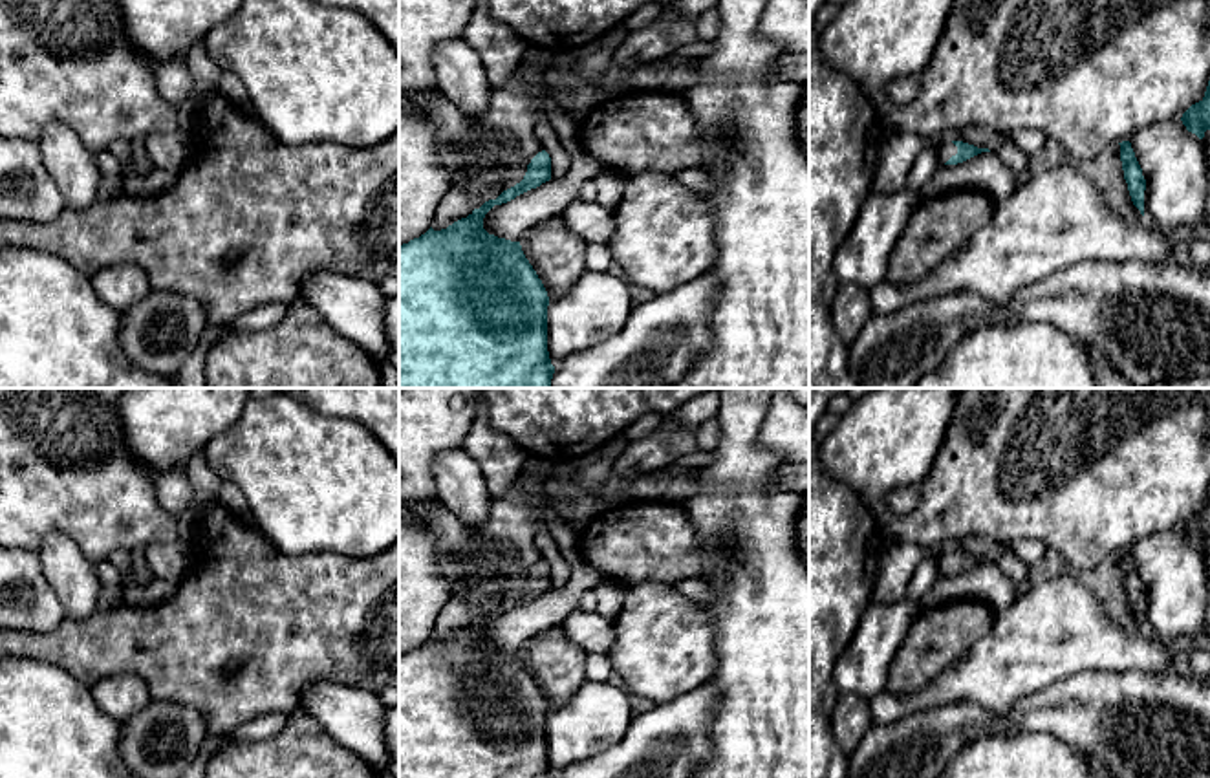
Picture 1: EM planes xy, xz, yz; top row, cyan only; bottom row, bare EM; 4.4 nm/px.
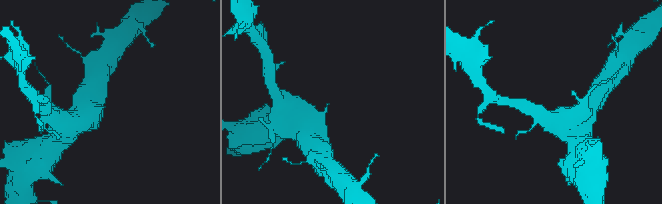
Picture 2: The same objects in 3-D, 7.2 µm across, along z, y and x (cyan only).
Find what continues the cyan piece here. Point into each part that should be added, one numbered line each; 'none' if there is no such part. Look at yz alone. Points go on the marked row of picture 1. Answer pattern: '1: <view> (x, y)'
1: yz (945, 149)

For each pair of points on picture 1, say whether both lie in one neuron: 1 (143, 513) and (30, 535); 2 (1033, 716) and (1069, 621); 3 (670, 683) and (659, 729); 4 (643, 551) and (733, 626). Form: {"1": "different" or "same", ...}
{"1": "same", "2": "different", "3": "different", "4": "different"}

